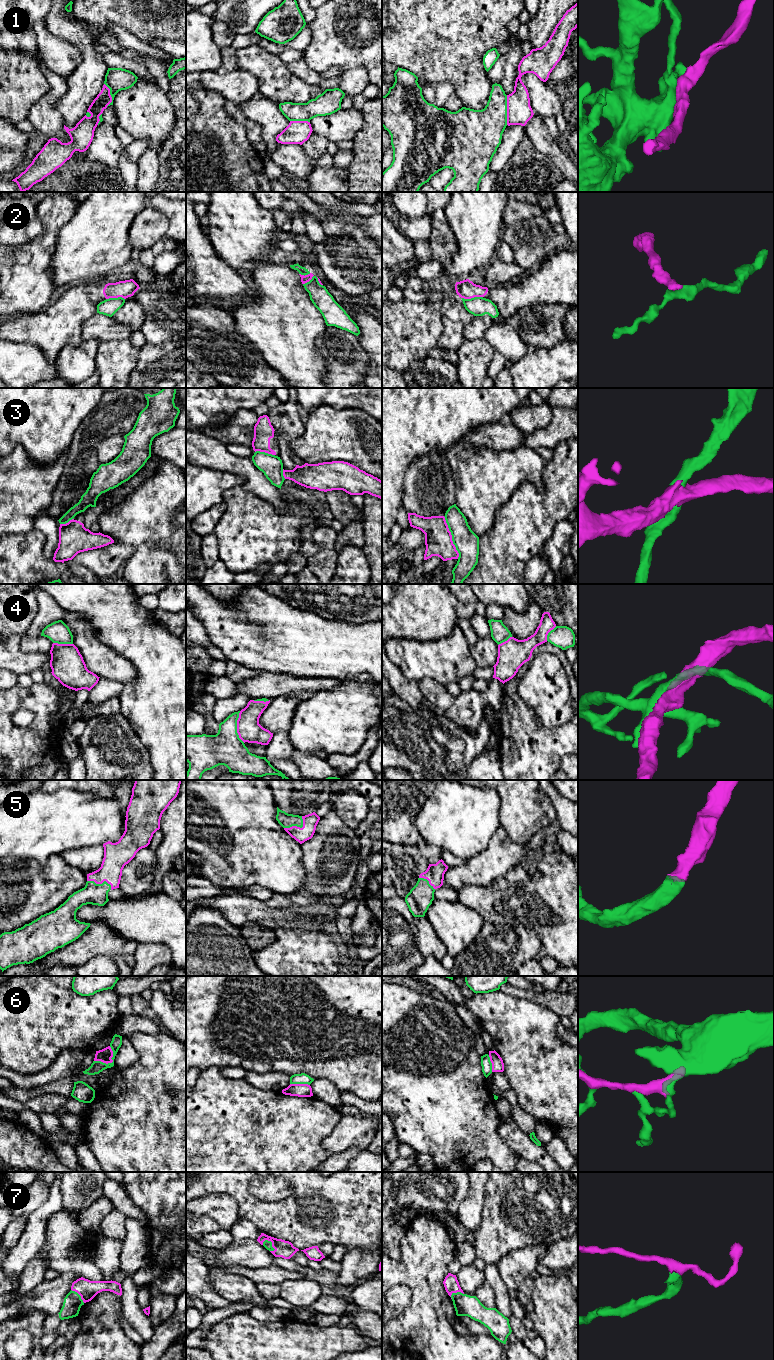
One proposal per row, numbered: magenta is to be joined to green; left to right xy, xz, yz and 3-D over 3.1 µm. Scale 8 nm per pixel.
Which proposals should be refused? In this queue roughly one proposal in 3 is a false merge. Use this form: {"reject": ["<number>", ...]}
{"reject": ["1", "2", "3", "4", "6", "7"]}

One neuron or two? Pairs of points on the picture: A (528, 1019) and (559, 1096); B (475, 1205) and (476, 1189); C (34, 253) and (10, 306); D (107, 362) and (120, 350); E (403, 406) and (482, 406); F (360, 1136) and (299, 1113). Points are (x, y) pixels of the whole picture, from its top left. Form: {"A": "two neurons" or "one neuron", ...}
{"A": "one neuron", "B": "one neuron", "C": "one neuron", "D": "one neuron", "E": "one neuron", "F": "two neurons"}

